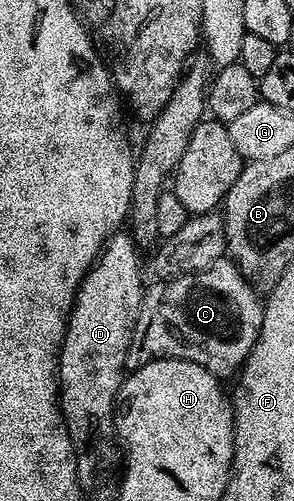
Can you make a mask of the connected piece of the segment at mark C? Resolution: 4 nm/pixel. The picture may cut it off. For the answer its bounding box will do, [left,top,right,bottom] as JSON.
[127,260,264,380]

